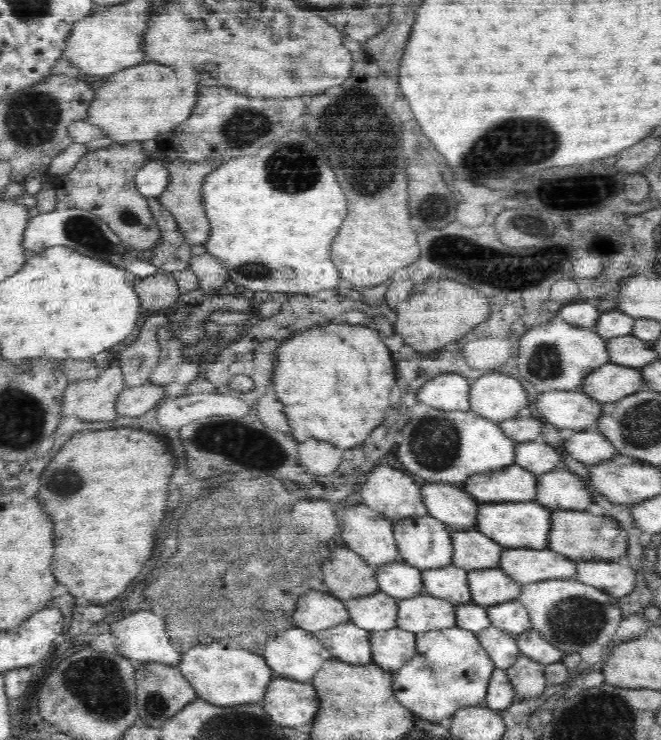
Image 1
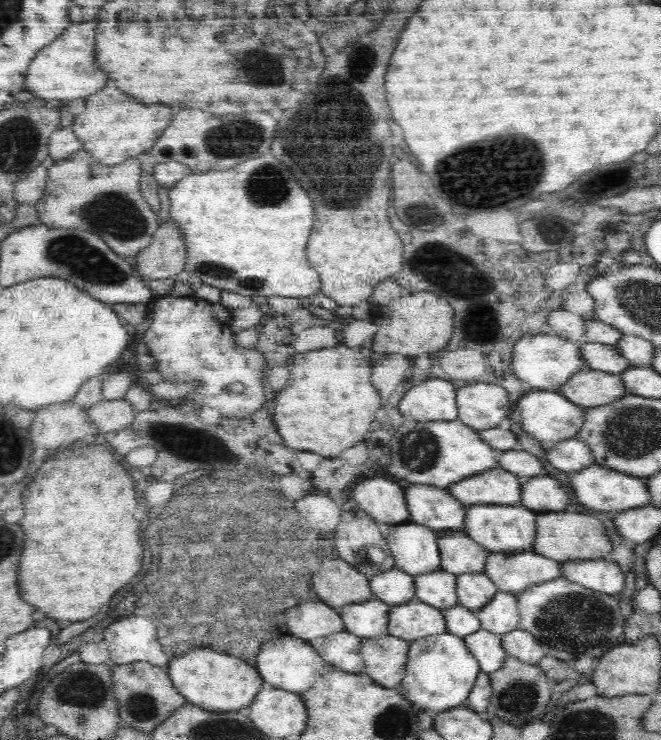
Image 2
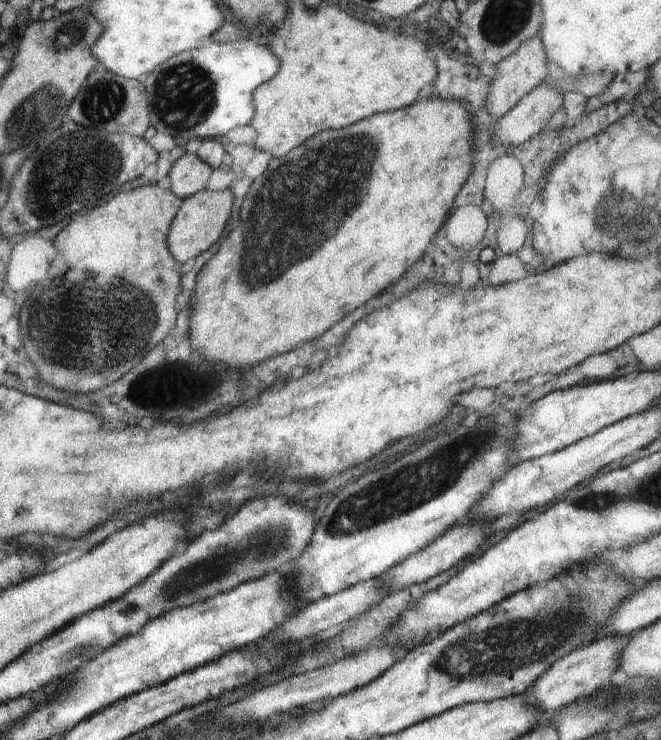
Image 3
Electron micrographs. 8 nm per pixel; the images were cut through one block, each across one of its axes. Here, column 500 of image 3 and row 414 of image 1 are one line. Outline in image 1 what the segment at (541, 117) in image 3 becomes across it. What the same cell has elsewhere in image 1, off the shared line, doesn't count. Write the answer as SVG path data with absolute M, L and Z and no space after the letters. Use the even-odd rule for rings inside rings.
M147 381L134 388L124 388L116 399L116 413L118 417L140 417L158 407L164 396L161 384Z

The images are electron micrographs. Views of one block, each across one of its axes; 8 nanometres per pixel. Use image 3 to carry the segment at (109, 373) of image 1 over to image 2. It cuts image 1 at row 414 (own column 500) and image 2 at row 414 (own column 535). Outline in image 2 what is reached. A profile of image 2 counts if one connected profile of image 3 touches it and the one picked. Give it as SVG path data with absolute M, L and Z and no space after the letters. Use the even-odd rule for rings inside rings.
M73 400L46 406L46 408L37 412L34 422L32 422L32 426L29 429L32 450L45 448L51 453L58 447L69 448L84 437L98 435L98 427L88 417L87 410L77 406Z

